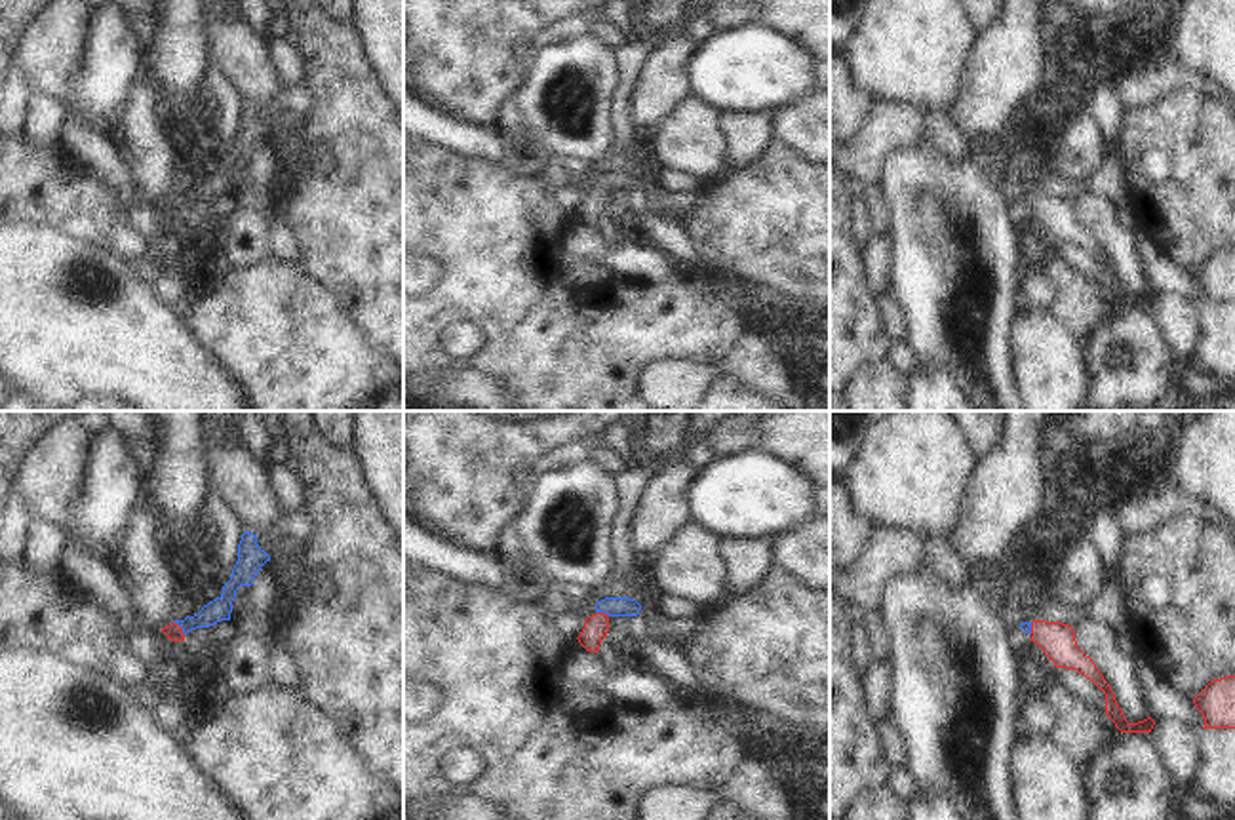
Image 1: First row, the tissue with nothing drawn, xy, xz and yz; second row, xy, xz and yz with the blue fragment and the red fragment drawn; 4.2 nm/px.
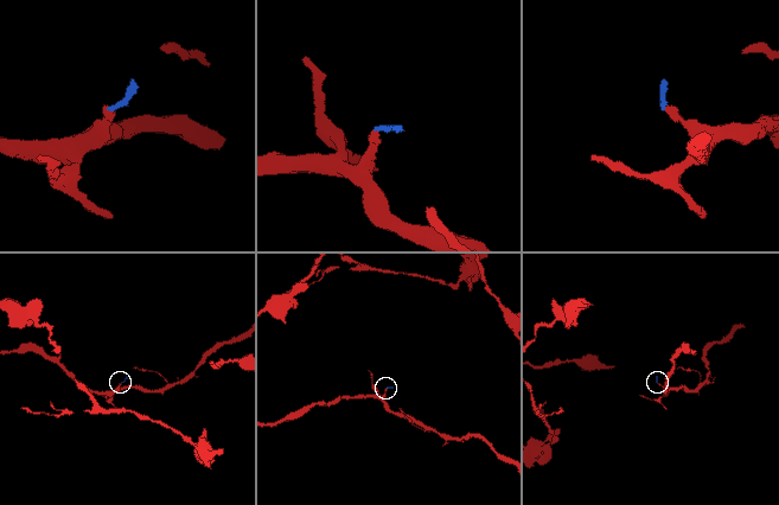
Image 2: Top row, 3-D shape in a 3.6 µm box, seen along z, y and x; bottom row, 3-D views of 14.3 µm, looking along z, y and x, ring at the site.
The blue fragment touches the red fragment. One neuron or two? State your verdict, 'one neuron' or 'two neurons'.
one neuron

